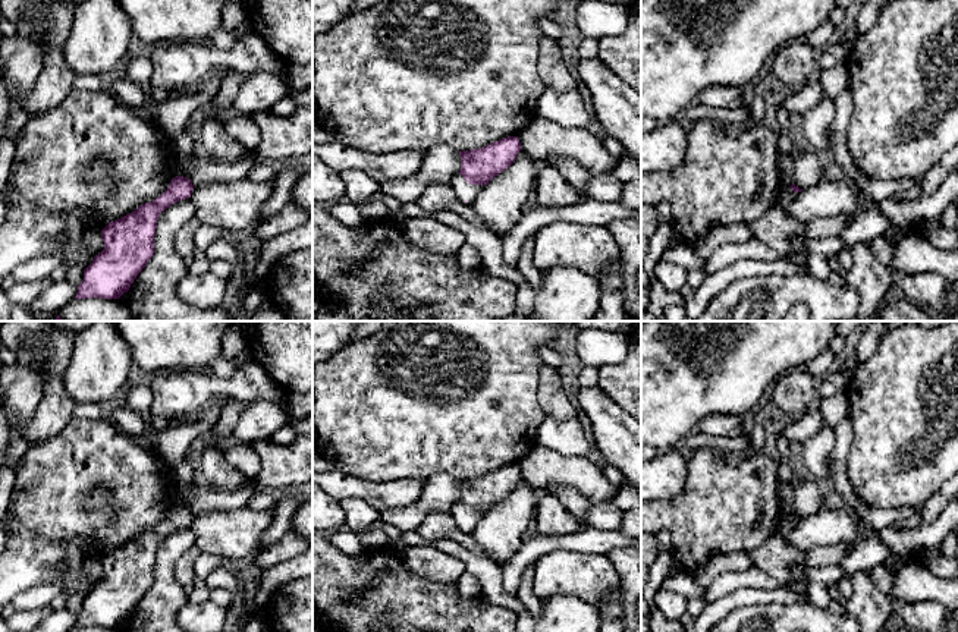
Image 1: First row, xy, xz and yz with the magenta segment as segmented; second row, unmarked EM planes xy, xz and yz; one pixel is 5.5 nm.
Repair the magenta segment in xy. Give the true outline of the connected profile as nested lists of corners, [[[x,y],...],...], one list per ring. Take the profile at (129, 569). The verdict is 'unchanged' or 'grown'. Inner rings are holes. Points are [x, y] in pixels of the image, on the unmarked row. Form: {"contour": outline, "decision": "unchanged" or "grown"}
{"contour": [[[176,504],[169,516],[153,531],[110,550],[101,559],[104,578],[84,598],[75,628],[119,628],[129,619],[136,604],[154,582],[154,565],[161,540],[191,525],[194,513],[188,506]]], "decision": "unchanged"}

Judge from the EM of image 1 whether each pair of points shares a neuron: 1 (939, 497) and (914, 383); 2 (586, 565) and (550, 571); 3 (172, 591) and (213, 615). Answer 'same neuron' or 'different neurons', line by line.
1: different neurons
2: same neuron
3: different neurons

